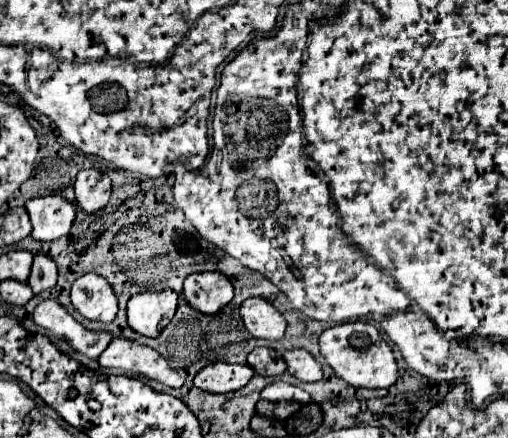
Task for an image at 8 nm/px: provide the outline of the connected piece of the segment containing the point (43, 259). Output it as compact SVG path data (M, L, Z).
M37 253L33 257L33 267L31 267L31 275L29 275L29 285L33 289L33 293L41 293L45 289L55 287L57 283L57 265L49 255Z

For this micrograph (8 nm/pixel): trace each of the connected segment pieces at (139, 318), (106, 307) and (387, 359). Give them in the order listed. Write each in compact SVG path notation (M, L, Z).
M173 289L137 293L127 303L127 319L133 331L145 337L157 337L173 319L179 295Z
M97 273L81 275L73 283L71 301L75 309L91 321L111 323L117 315L117 297L109 281Z
M355 321L355 323L333 325L327 331L323 331L319 339L319 347L321 347L321 355L333 367L333 371L353 387L383 389L395 385L399 377L391 347L381 339L379 331L371 323Z

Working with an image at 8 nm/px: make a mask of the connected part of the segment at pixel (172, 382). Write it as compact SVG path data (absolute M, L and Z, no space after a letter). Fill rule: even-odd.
M113 337L109 347L101 353L99 363L101 363L101 367L117 369L123 373L129 373L129 371L141 373L149 379L161 381L175 389L183 387L183 383L185 383L185 379L175 369L171 369L167 359L161 357L155 349L133 343L125 337Z

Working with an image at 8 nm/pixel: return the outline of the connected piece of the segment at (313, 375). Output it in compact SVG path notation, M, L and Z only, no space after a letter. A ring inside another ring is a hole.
M289 349L283 353L287 361L287 371L297 377L299 381L319 381L323 377L321 363L305 349Z

